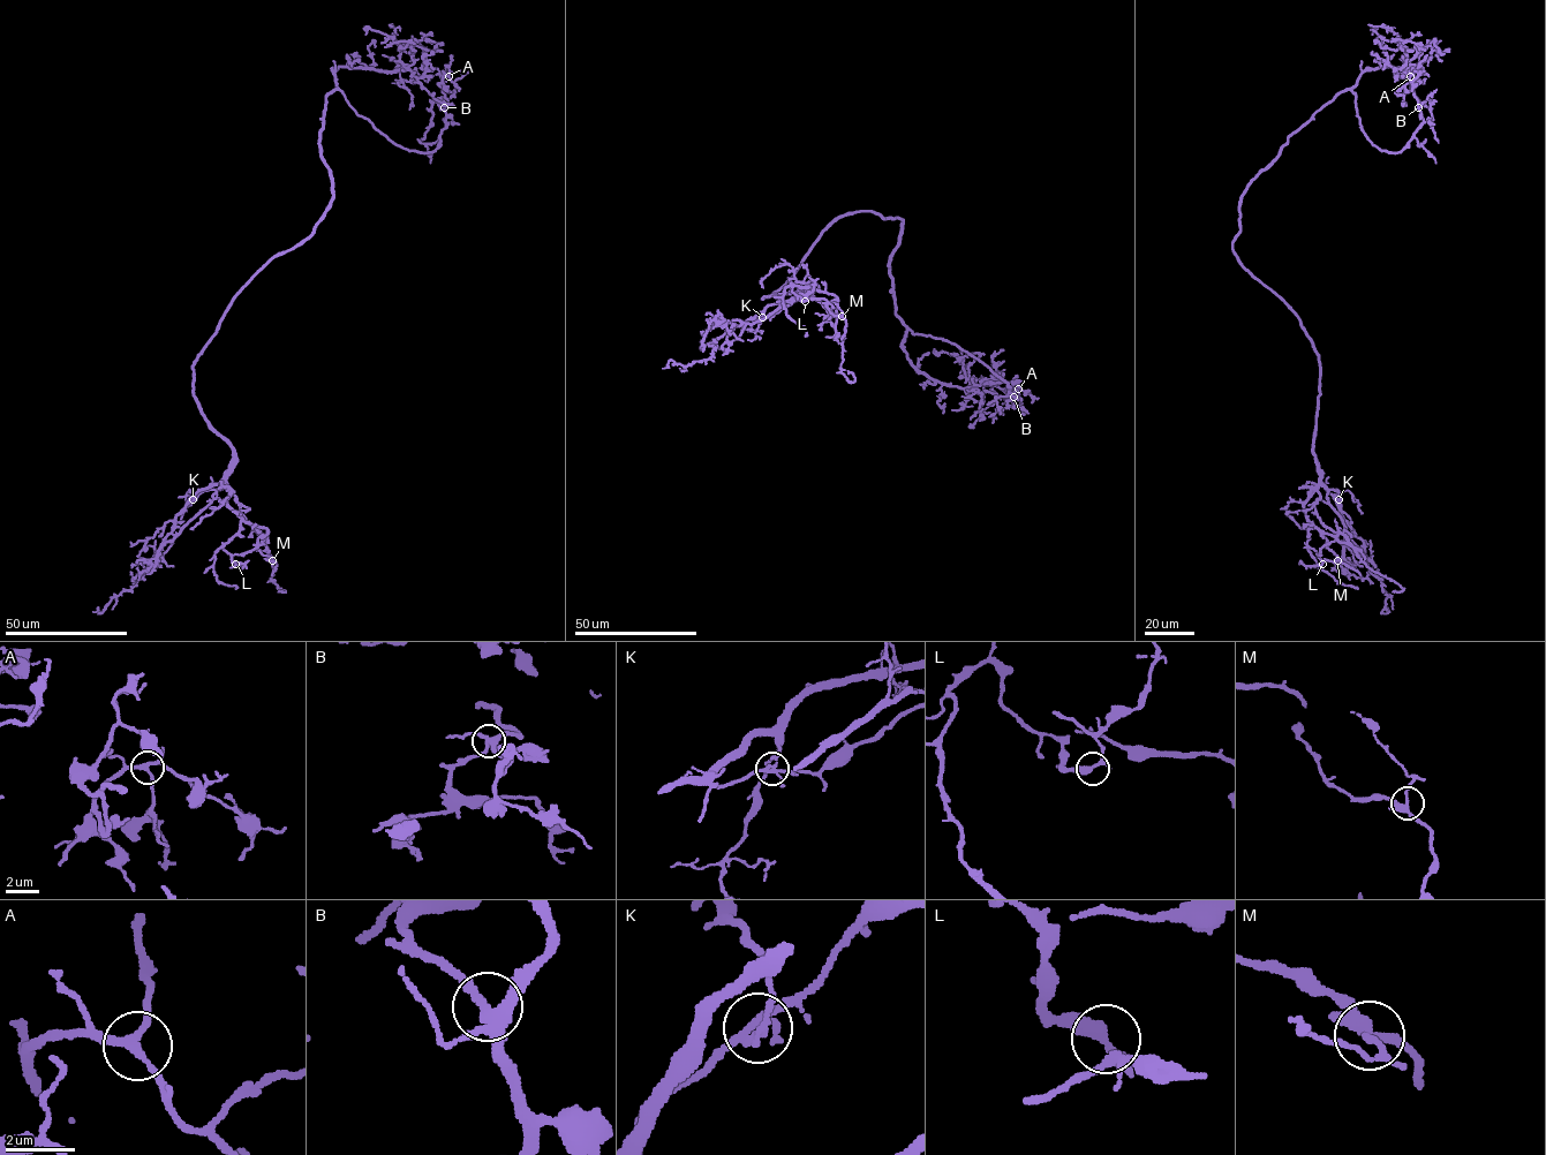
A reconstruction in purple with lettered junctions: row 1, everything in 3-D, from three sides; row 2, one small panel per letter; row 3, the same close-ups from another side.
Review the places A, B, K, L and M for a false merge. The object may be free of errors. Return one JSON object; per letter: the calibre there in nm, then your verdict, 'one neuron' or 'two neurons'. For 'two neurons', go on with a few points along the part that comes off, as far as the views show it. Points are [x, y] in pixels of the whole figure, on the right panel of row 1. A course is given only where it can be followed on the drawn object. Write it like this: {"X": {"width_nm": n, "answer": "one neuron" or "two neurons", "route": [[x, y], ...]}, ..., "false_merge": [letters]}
{"A": {"width_nm": 200, "answer": "one neuron"}, "B": {"width_nm": 320, "answer": "one neuron"}, "K": {"width_nm": 200, "answer": "two neurons", "route": [[1339, 499], [1336, 491], [1317, 485], [1320, 497], [1313, 504], [1316, 513], [1336, 534], [1336, 538], [1317, 555]]}, "L": {"width_nm": 280, "answer": "one neuron"}, "M": {"width_nm": 280, "answer": "one neuron"}, "false_merge": ["K"]}

